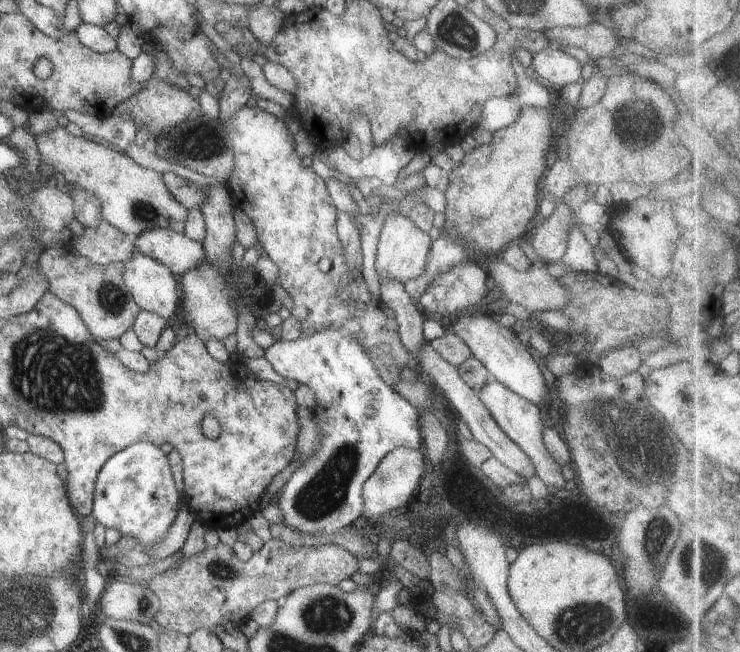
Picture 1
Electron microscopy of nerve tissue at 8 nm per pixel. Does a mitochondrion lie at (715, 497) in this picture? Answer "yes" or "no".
no

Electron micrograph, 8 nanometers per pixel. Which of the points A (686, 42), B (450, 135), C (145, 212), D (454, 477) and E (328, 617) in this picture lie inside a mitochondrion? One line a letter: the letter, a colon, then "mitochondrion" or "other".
A: other
B: other
C: mitochondrion
D: other
E: mitochondrion

